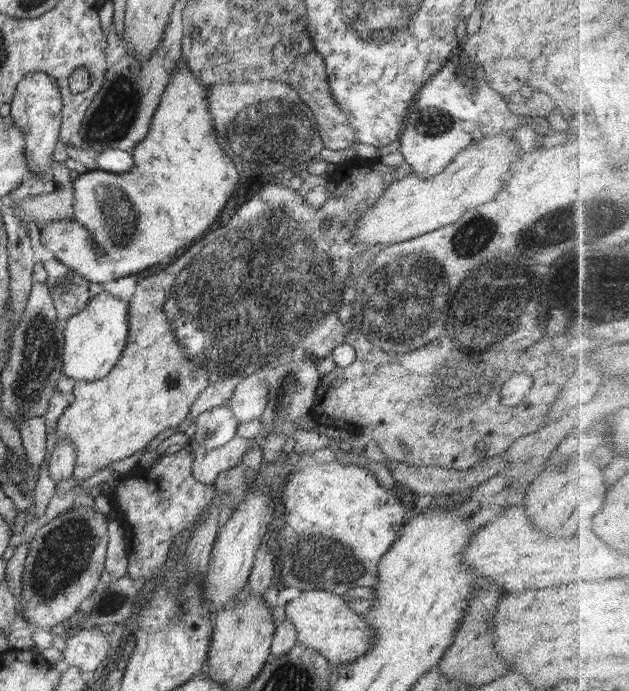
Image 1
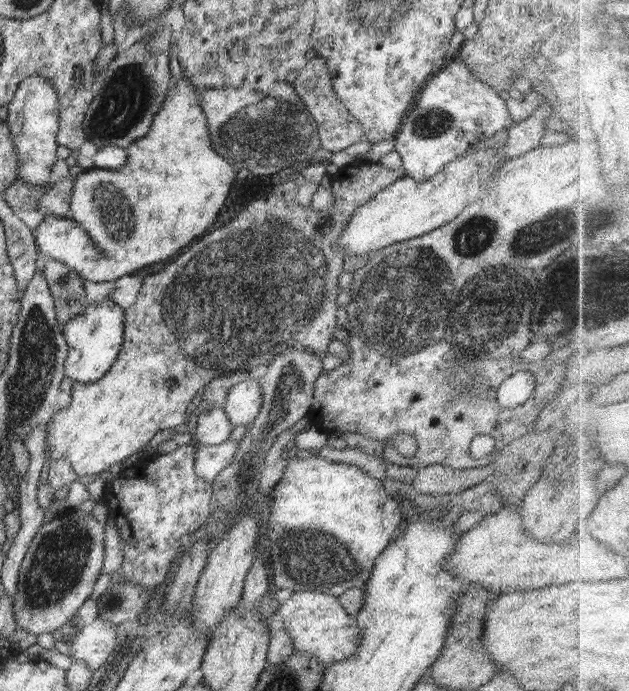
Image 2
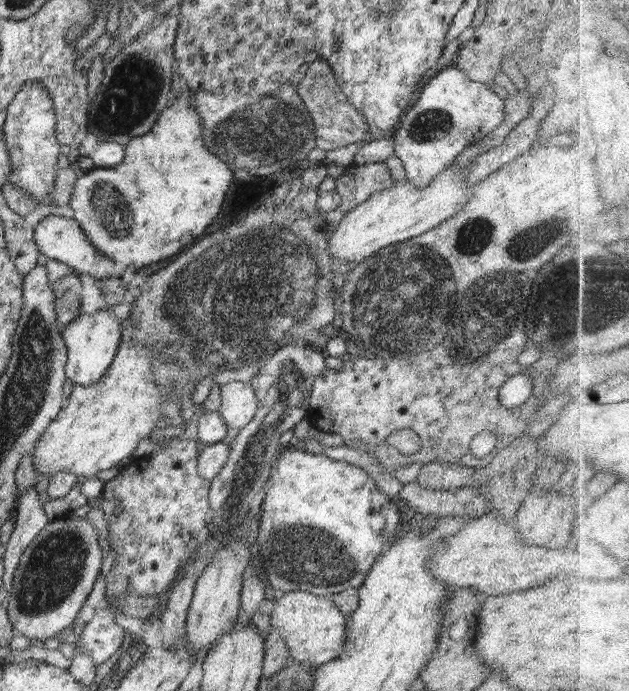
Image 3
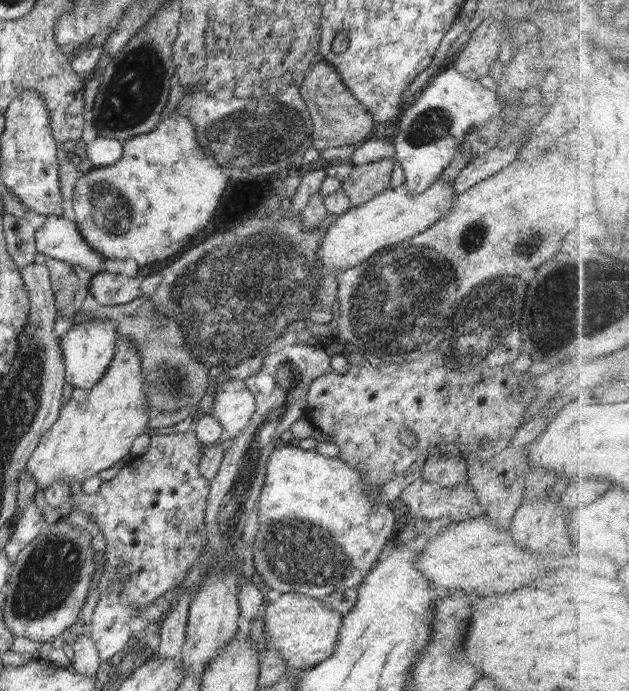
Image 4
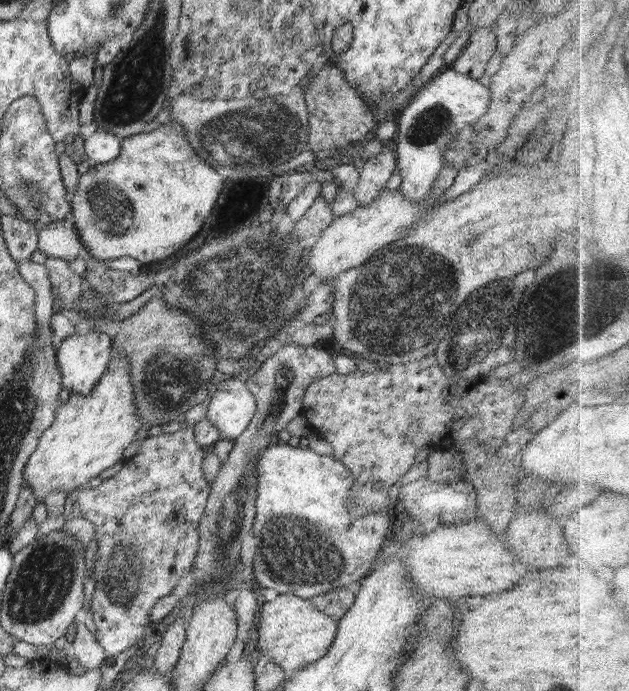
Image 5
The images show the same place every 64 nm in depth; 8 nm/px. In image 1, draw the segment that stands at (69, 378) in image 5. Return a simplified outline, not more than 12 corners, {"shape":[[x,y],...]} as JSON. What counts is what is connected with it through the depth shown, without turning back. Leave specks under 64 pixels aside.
{"shape":[[104,291],[65,318],[63,374],[95,381],[128,339],[129,302]]}

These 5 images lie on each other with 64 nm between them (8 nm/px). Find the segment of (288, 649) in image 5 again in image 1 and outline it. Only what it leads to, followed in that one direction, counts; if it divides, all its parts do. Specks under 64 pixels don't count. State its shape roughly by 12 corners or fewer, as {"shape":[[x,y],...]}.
{"shape":[[342,595],[286,606],[298,643],[334,665],[372,648],[372,625]]}

